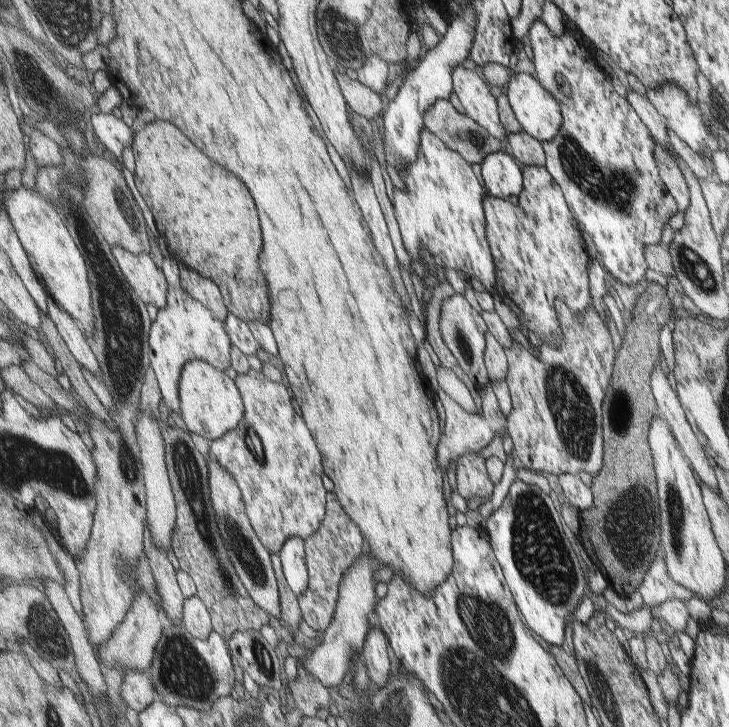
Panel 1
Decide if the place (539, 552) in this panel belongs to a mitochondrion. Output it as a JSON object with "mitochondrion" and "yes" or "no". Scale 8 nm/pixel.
{"mitochondrion":"yes"}

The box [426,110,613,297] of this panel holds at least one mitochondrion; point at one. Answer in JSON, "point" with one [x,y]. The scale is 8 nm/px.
{"point":[472,138]}

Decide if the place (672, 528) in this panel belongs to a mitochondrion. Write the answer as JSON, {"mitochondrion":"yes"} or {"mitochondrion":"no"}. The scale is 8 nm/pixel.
{"mitochondrion":"yes"}

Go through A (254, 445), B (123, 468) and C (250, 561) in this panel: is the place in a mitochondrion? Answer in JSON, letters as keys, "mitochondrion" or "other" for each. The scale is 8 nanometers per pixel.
{"A":"mitochondrion","B":"mitochondrion","C":"mitochondrion"}

